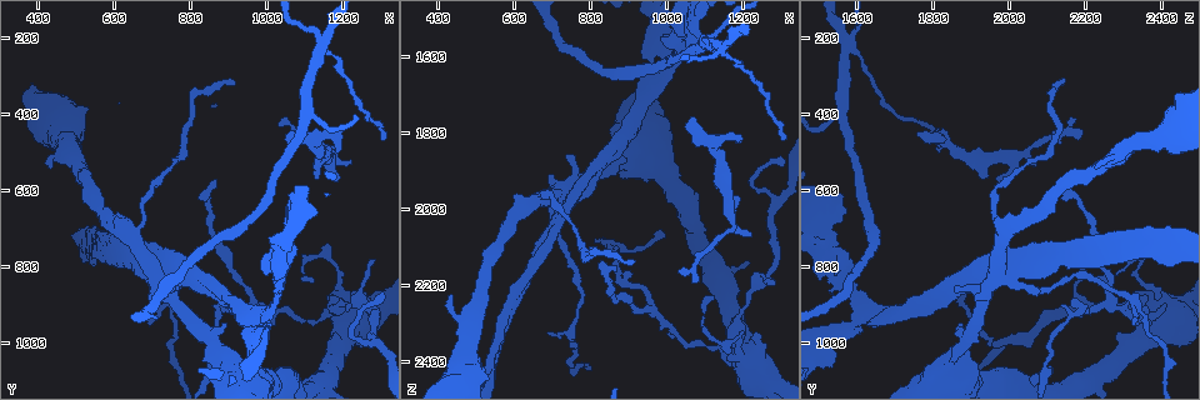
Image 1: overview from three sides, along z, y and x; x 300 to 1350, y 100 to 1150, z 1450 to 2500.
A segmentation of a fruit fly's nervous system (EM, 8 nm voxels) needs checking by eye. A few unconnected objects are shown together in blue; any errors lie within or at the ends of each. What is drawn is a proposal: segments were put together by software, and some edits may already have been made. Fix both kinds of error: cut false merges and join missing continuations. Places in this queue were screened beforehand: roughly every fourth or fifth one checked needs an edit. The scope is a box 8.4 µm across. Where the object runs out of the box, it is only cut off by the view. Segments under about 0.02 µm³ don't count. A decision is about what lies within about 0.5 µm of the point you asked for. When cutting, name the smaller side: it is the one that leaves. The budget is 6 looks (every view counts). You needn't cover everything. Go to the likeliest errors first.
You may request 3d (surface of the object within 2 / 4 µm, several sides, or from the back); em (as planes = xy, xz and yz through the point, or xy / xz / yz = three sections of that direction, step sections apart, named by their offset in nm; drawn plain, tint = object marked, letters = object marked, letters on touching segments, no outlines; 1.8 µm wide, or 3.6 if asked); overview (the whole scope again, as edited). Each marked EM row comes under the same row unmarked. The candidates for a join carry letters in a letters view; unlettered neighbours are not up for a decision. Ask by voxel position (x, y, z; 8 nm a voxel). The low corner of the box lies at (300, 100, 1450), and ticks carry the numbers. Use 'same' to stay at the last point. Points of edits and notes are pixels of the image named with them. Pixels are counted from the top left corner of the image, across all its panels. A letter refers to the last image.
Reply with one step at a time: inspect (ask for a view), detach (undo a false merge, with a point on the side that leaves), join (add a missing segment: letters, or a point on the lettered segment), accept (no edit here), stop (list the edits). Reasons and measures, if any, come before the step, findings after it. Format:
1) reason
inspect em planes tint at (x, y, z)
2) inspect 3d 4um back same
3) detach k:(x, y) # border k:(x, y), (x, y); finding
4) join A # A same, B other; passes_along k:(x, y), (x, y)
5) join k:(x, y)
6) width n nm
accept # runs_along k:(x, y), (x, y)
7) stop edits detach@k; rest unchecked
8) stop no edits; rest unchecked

branch stops here
inspect em 3.6um planes letters at (1060, 455, 1755)

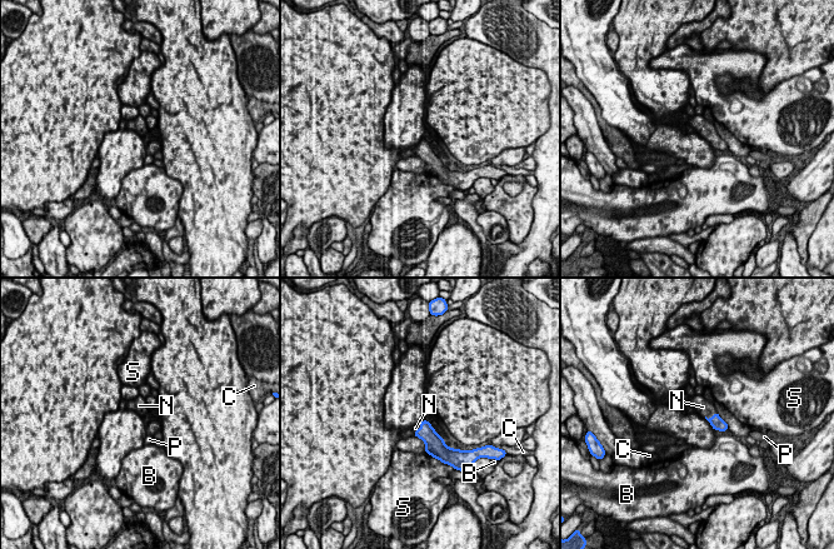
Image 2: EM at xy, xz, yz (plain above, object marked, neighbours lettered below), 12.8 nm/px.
join N # B other, C other, N same, P other, S other; passes_along 2:(715, 420), (712, 417), (703, 407); the neuron continues

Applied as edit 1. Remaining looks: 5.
three arms meet
inspect 3d 2um at (1150, 235, 1580)

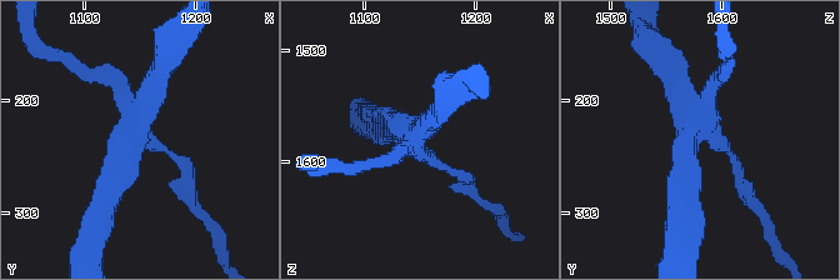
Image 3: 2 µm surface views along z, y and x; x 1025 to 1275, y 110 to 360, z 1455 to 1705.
inspect em planes letters at (1146, 228, 1580)

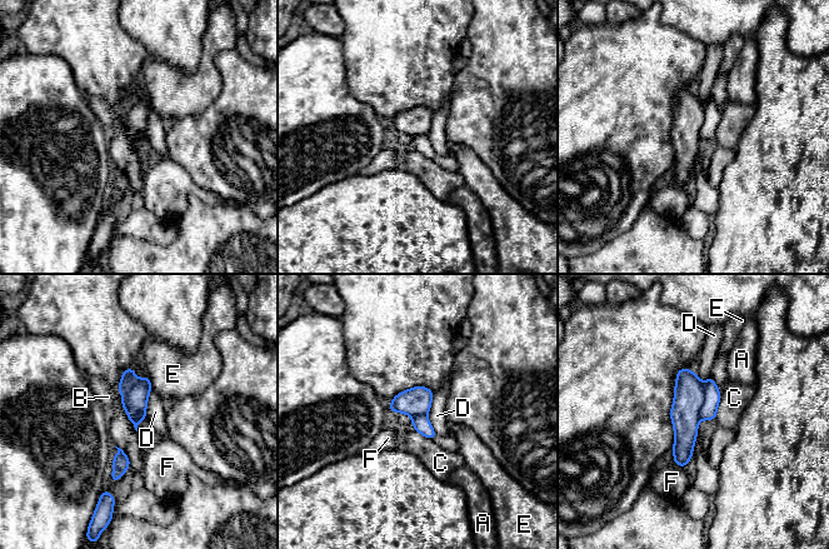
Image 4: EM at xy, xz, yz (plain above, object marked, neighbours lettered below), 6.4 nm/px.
width 180 nm
detach 4:(712, 394) # A other, B other, C other, D other, E other, F other; border 4:(703, 383), (700, 418); two neurons meet here

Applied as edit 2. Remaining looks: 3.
see it whole again
inspect overview

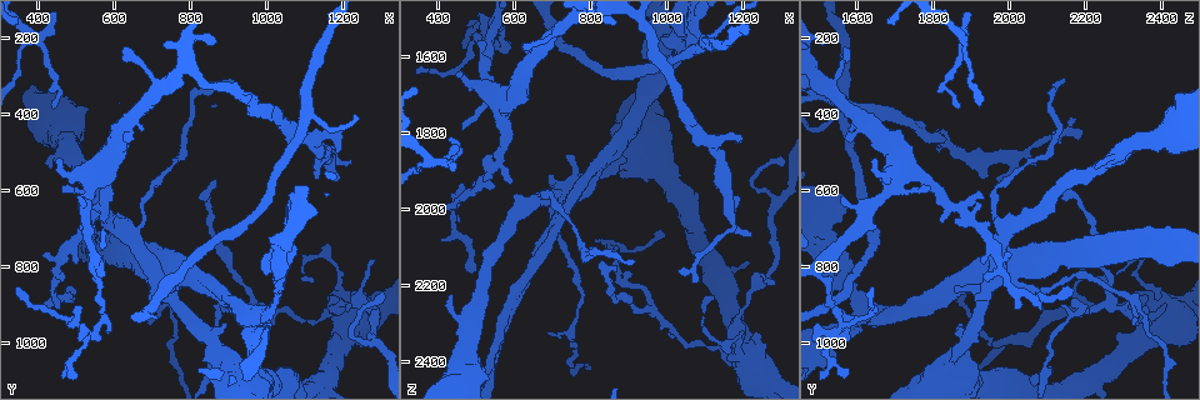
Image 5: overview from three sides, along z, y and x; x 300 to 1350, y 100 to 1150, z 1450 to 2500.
inspect em planes letters at (1125, 565, 1940)

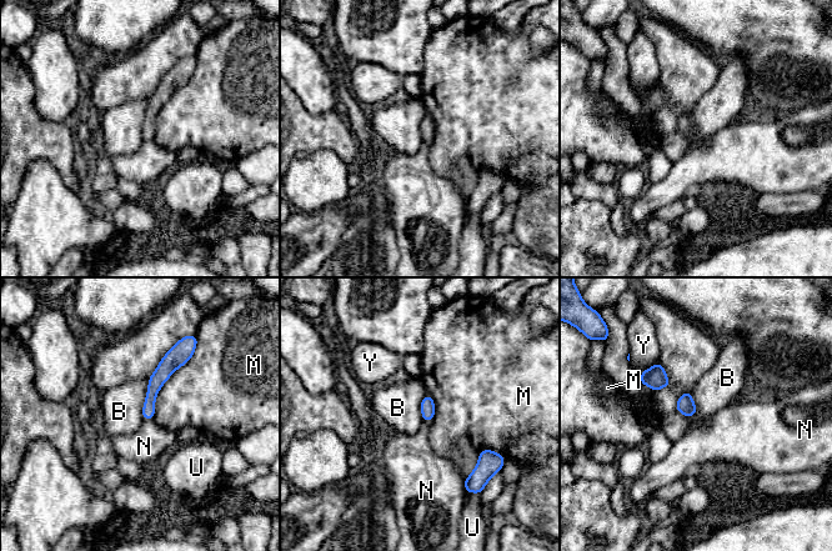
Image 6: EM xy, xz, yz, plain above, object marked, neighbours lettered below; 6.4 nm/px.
accept # B other, M other, N other, U other, Y other; runs_along 6:(179, 354), (155, 381), (146, 416); none of them fits

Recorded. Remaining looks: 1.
stop edits join@2, detach@4; rest unchecked

